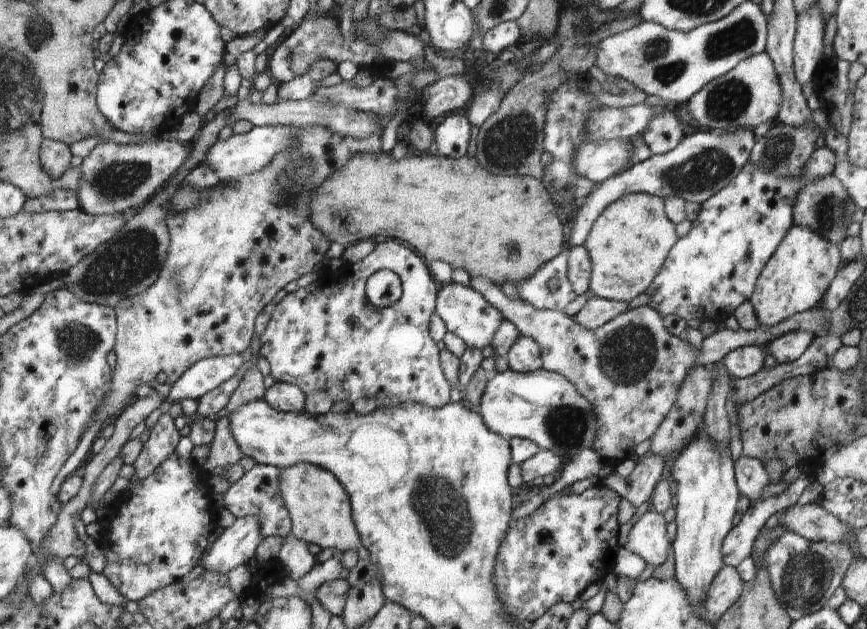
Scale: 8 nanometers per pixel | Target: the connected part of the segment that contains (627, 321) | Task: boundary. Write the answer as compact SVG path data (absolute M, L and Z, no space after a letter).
M471 278L470 285L501 311L505 320L514 323L521 336L530 336L540 347L540 358L544 370L557 372L566 377L577 391L592 404L596 412L598 433L594 438L593 449L606 464L613 468L626 459L632 450L644 442L652 440L654 432L670 412L676 402L678 388L688 371L698 362L712 366L721 362L729 352L743 346L764 347L776 337L788 332L806 330L813 335L826 334L829 312L814 307L801 314L790 316L776 326L762 326L756 330L720 329L703 338L700 350L692 348L688 342L672 336L664 330L664 318L648 305L626 310L616 315L610 322L594 330L582 328L564 311L538 309L516 298L508 298L501 286L488 278Z

